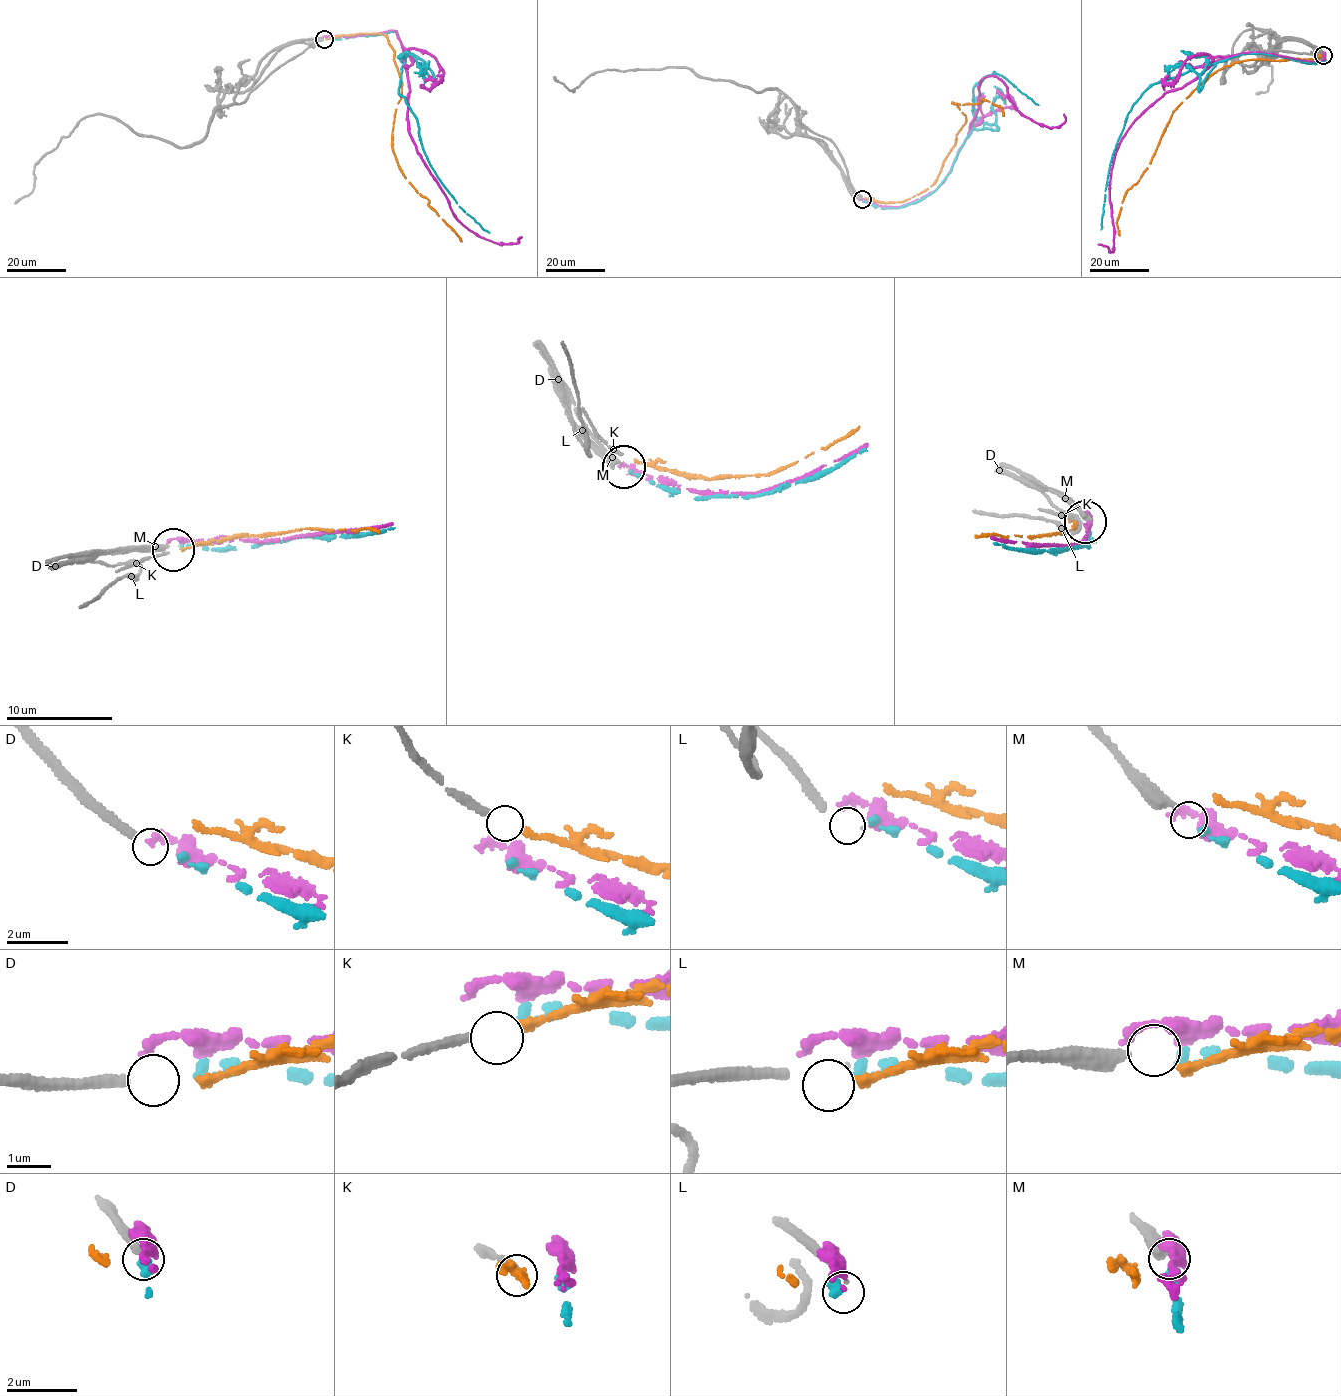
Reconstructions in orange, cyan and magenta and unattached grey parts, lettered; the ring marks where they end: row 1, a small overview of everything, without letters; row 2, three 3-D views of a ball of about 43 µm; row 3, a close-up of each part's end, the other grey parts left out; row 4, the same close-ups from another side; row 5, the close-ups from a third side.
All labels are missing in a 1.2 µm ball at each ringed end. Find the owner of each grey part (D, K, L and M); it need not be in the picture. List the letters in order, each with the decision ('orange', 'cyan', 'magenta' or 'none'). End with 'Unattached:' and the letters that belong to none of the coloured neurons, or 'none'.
D: none
K: orange
L: none
M: cyan
Unattached: D, L

